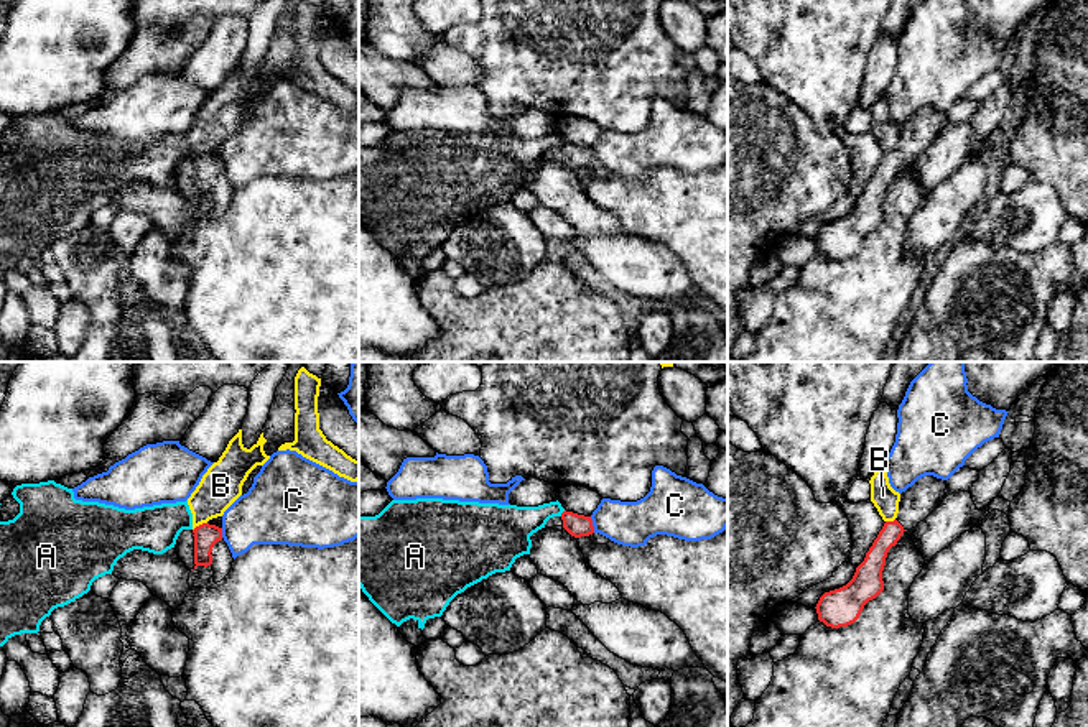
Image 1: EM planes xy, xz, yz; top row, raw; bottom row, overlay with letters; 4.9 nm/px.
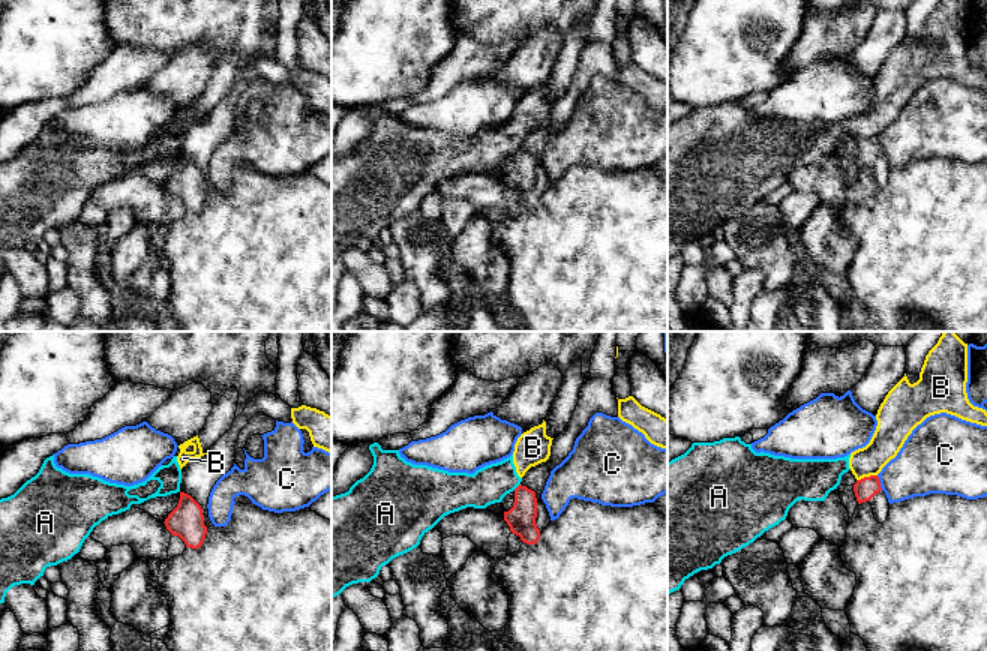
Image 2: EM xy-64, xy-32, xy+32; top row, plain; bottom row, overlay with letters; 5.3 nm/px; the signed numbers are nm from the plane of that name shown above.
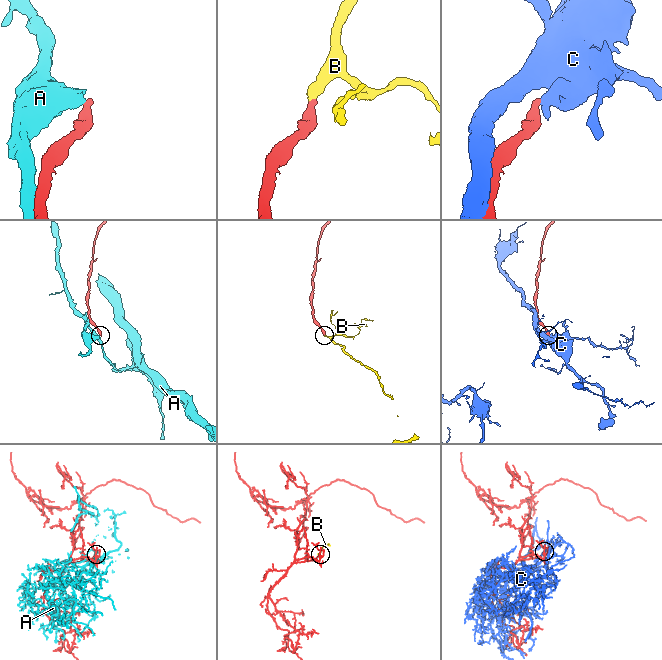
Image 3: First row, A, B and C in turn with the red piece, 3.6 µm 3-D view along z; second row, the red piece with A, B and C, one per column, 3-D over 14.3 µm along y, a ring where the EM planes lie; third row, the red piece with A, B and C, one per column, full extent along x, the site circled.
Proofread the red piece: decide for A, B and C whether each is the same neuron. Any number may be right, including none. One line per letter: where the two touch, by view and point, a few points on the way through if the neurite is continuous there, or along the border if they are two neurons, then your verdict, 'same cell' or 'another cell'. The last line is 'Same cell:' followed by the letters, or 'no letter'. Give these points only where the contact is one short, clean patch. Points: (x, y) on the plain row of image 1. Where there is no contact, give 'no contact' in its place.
A: meets red in xz at (562, 145); border along xz (565, 142), (560, 147); another cell
B: meets red in xy at (199, 157); runs through xy (206, 166), (199, 157), (204, 137), (221, 117); same cell
C: meets red in xz at (591, 157); another cell
Same cell: B

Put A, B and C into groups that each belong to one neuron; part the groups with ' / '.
A / B / C

